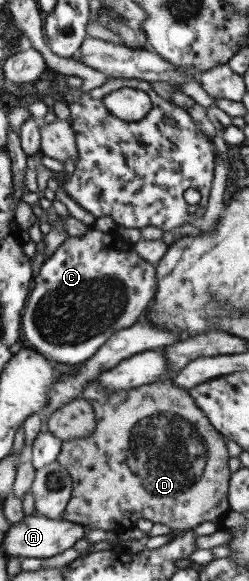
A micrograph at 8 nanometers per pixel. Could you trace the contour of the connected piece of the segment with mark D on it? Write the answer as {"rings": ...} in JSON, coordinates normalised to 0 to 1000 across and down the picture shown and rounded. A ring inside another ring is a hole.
{"rings":[[[378,651],[353,664],[329,668],[317,682],[345,687],[369,699],[378,718],[386,718],[386,737],[378,737],[369,750],[353,750],[353,754],[245,759],[241,778],[233,778],[221,793],[273,812],[273,819],[285,823],[285,850],[273,864],[265,864],[249,893],[273,898],[305,898],[305,902],[329,904],[345,912],[450,914],[470,923],[490,916],[538,910],[554,892],[586,892],[586,895],[602,895],[610,900],[643,898],[643,902],[683,907],[683,912],[723,914],[775,910],[811,902],[811,898],[880,898],[888,890],[920,880],[912,840],[928,812],[916,806],[920,785],[908,780],[900,752],[843,731],[827,714],[795,704],[779,687],[747,671],[731,671],[715,661],[699,661],[691,656],[635,657],[627,654],[594,661],[546,664],[546,668],[522,668],[522,671],[466,671],[466,675],[434,678],[410,668],[410,661],[394,661],[394,651]]]}

